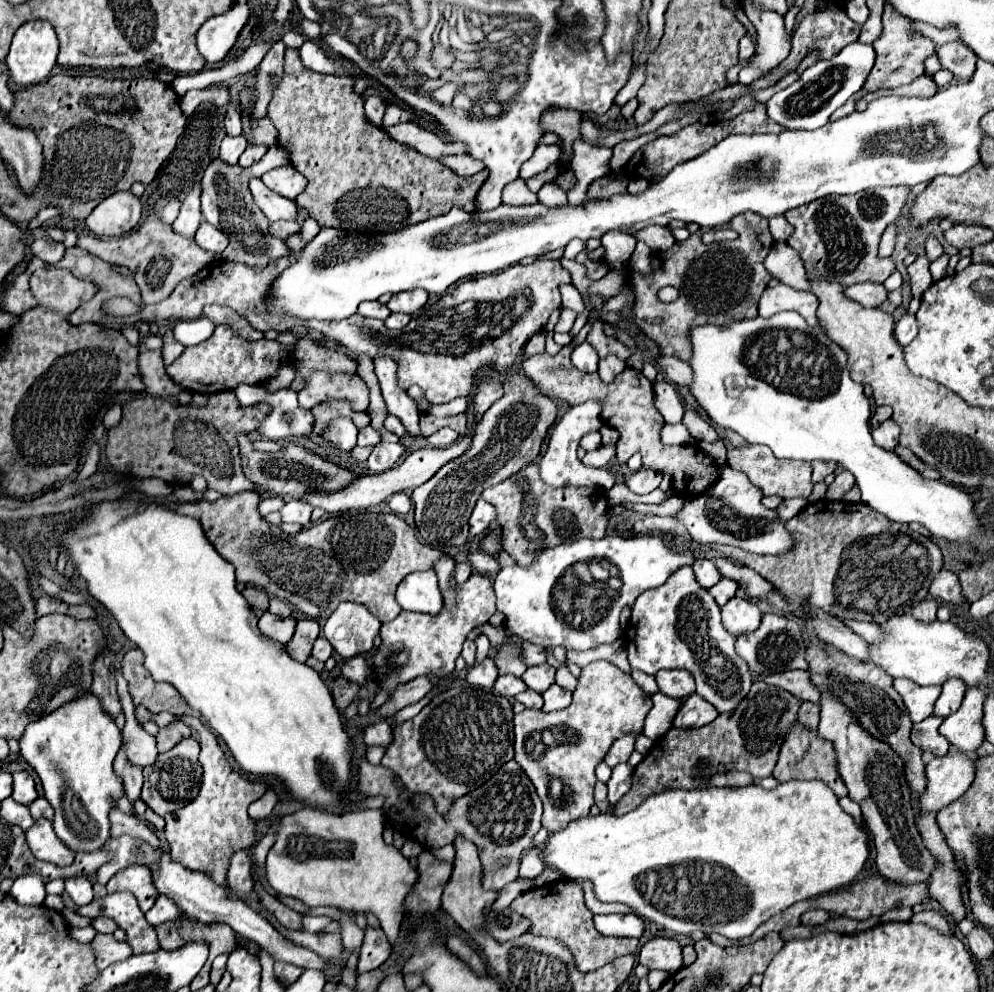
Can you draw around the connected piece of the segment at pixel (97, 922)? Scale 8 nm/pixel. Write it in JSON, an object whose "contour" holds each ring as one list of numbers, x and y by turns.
{"contour":[[102,916,94,918,91,925,97,932,104,934,112,934,118,928,112,919]]}

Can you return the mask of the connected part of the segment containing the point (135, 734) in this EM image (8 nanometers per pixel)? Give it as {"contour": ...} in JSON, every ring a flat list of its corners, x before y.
{"contour":[[116,670,116,682,118,682,118,694,120,694,120,702,126,714,126,724,122,728,122,742,126,748,126,758,130,764,134,766,148,766,154,764,158,752,156,752,156,740,154,736,150,736,136,718,132,718,132,698,128,696,128,688,126,688,126,680,124,676,120,676,120,670]]}

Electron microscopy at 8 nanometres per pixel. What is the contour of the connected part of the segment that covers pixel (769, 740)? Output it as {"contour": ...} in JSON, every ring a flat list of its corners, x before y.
{"contour":[[756,680,736,712,718,716,712,724,702,728,670,728,634,768,632,788,616,802,614,814,622,816,662,790,706,788,708,776,714,776,716,772,746,770,754,778,772,776,780,744,798,720,798,708,800,700,796,696]]}

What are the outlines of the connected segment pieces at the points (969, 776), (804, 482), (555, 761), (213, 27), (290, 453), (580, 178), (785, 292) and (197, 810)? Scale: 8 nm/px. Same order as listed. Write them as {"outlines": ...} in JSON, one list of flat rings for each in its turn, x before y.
{"outlines":[[[948,752,926,764,926,792,920,798,924,812,938,812,962,796,976,778,976,764,966,752]],[[736,446,728,450,728,466,744,472,754,486,758,486,766,496,776,494,780,498,808,498,812,492,812,466,804,460,780,460,776,458,768,446]],[[590,662,578,676,578,686,568,708,558,712,524,710,514,716,514,760,536,786,544,806,542,826,548,832,558,832,566,828,568,822,588,816,594,804,594,768,604,760,614,740,644,728,644,718,650,708,652,698,644,694,628,674,610,662]],[[236,4,232,12,224,12,206,20,198,32,198,50,208,64,222,62,232,46,236,44,238,34,246,26,250,16,248,4]],[[240,434,238,444,240,444,242,468,244,468,244,474,248,476,248,480,252,480,256,486,260,486,264,490,276,492,282,498,300,500,300,492,306,492,308,488,316,488,318,492,330,492,332,488,342,488,344,484,348,484,350,478,354,478,352,472,318,458,316,454,304,450,302,446,288,444,276,454,266,454,266,452,258,452,252,446,252,440,248,438,248,434]],[[586,140,574,142,574,156,572,156,572,170,576,174,576,186,568,192,570,204,580,204,586,200,588,186,610,172,610,158,612,150,600,144,592,144]],[[776,284,768,286,760,298,758,304,758,314,768,318,784,310,794,310,798,312,808,324,818,326,816,320,816,296,806,290,794,290,786,284]],[[182,715,182,720,187,726,194,728,200,736,202,784,198,796,190,804,164,816,166,820,164,834,170,844,170,854,174,860,180,860,186,868,208,872,218,884,226,884,230,856,236,850,252,848,256,842,256,824,248,816,248,806,260,796,264,796,266,782,244,778,240,772,230,768,216,736,200,718]]]}

